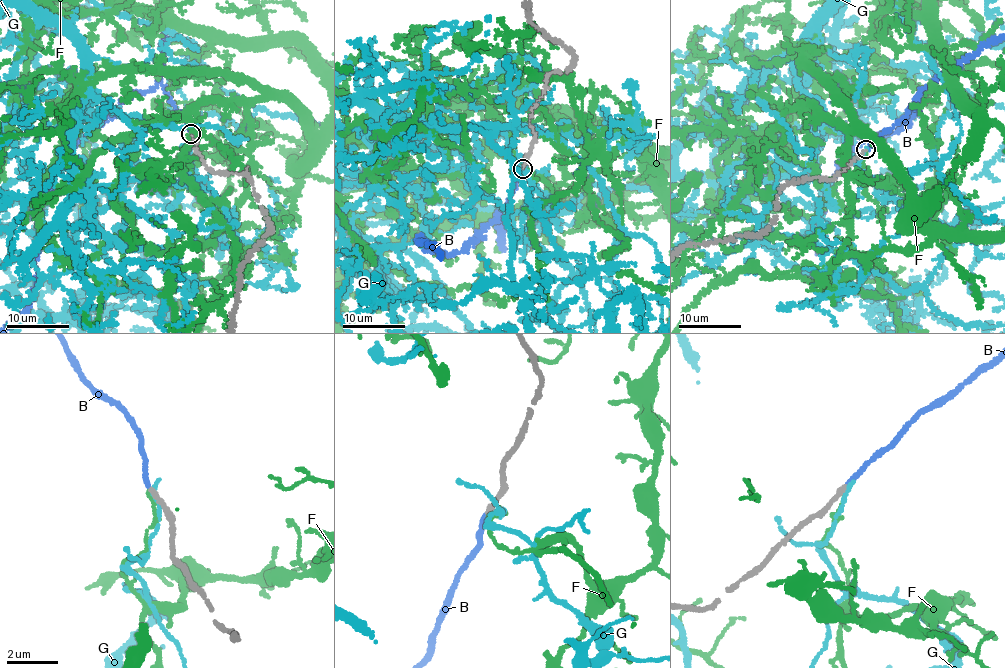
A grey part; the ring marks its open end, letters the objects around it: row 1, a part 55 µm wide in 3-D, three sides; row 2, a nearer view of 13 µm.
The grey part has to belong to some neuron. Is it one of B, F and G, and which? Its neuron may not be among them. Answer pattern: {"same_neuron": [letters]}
{"same_neuron": ["B"]}

